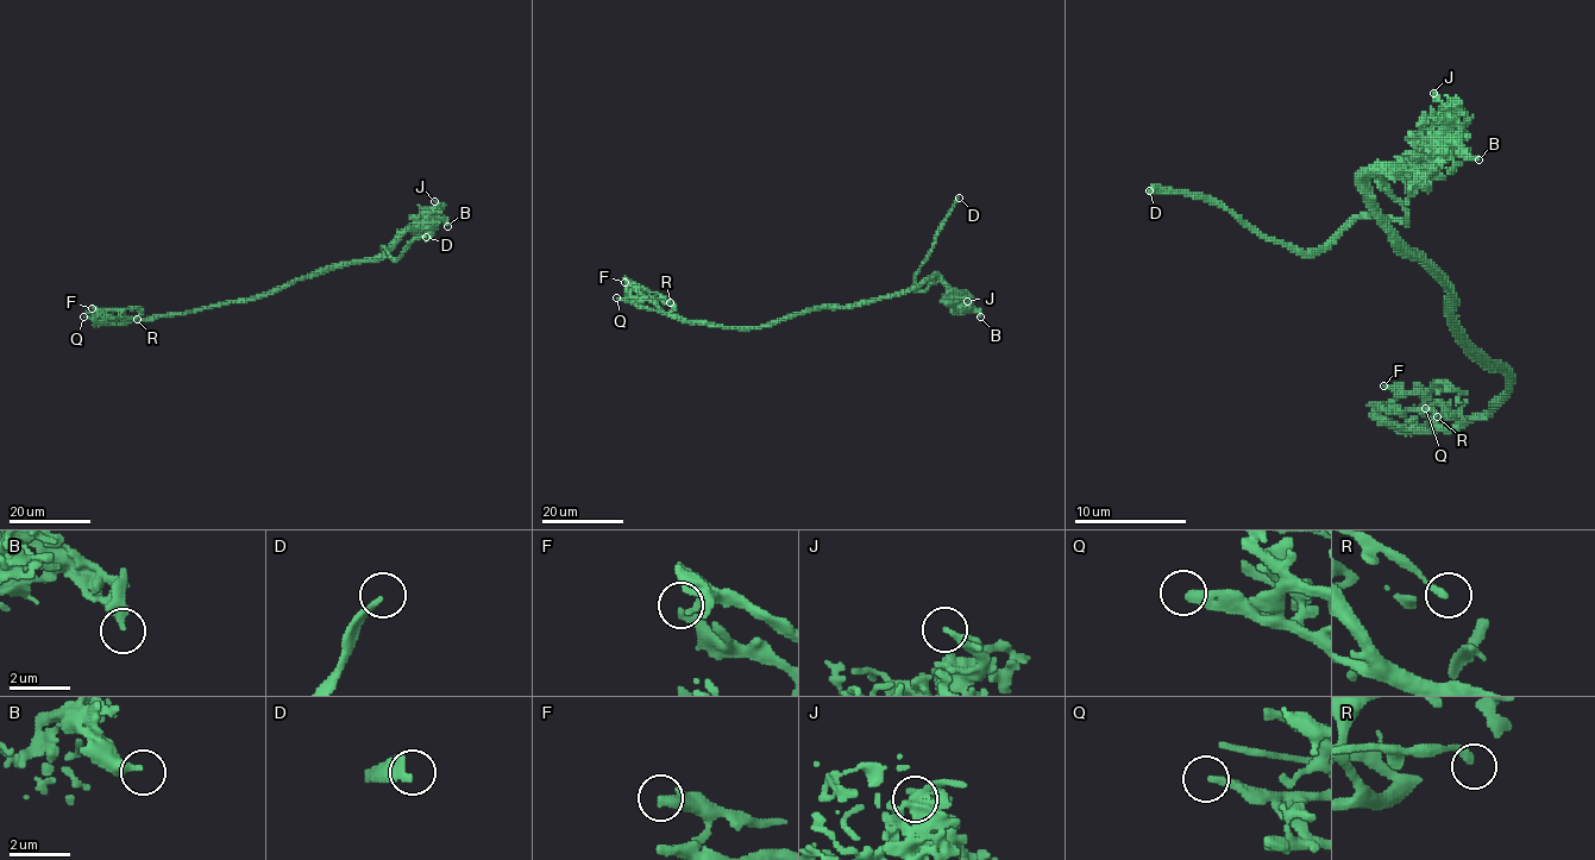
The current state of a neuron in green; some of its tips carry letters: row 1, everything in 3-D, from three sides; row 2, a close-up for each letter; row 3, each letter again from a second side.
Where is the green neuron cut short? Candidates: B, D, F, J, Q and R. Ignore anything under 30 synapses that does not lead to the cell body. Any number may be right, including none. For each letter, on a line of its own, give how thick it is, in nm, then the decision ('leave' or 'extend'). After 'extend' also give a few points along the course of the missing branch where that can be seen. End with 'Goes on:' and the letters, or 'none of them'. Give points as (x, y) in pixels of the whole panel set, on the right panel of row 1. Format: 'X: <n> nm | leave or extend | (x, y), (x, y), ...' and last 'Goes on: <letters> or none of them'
B: 340 nm | leave
D: 320 nm | extend
F: 340 nm | leave
J: 240 nm | leave
Q: 240 nm | leave
R: 240 nm | leave
Goes on: D

